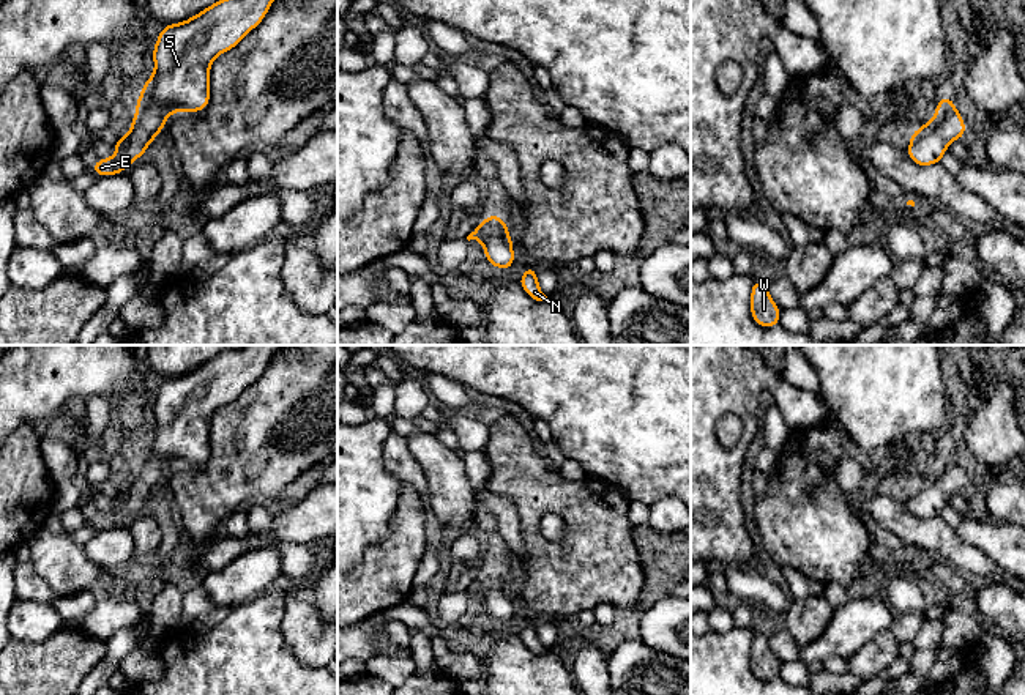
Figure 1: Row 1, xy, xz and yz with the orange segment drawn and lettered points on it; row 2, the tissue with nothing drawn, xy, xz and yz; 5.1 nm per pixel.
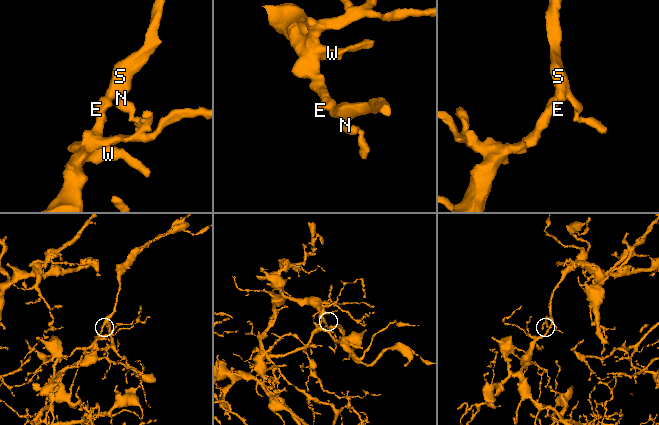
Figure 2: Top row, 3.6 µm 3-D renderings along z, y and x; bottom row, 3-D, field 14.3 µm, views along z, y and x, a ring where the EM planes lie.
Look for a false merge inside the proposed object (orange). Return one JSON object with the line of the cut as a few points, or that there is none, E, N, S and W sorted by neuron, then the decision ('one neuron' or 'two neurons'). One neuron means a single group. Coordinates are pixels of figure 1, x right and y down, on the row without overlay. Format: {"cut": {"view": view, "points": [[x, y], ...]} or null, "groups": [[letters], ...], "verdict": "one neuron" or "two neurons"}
{"cut": null, "groups": [["E", "N", "S", "W"]], "verdict": "one neuron"}

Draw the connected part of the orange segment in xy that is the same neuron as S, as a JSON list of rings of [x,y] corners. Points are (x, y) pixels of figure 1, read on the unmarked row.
[[[241,345],[184,375],[162,378],[153,402],[155,426],[136,454],[131,484],[123,492],[115,492],[114,511],[98,512],[90,523],[99,530],[120,528],[148,503],[172,465],[207,462],[210,418],[263,374],[279,347],[282,345]]]

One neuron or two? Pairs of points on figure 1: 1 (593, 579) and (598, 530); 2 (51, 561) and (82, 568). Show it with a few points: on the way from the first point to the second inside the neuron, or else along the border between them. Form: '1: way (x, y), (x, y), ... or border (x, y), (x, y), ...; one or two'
1: way (592, 566), (598, 558), (598, 542); one
2: way (59, 561), (67, 568), (74, 568); one

